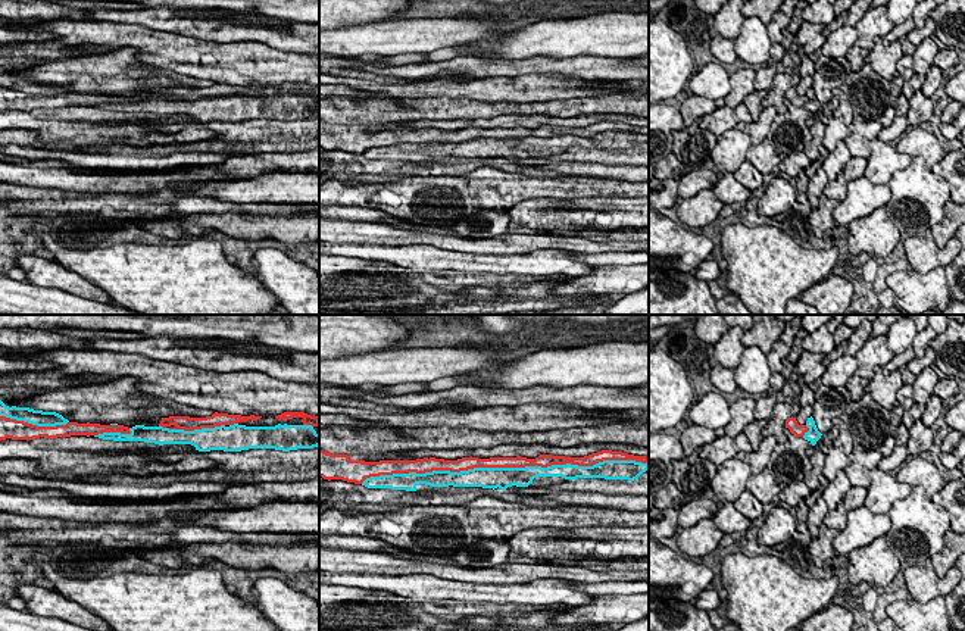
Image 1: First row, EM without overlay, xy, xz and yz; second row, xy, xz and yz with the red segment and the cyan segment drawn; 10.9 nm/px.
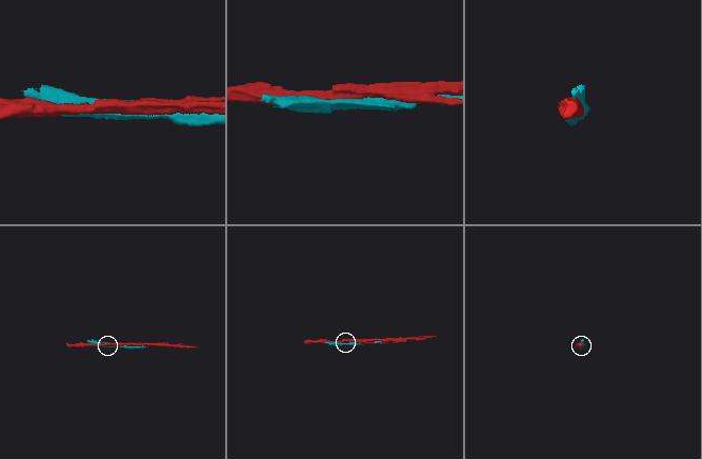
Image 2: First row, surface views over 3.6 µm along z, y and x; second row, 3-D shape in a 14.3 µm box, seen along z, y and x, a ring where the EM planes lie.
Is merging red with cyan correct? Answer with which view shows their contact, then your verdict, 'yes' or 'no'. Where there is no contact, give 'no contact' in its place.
meets red in xz; no

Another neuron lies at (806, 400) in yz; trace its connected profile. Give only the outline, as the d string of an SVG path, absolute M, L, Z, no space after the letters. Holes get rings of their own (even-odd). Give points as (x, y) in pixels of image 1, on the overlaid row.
M802 375L799 377L797 382L800 387L800 397L799 397L800 412L797 413L796 421L799 425L806 425L806 421L812 416L813 412L815 393L809 388Z

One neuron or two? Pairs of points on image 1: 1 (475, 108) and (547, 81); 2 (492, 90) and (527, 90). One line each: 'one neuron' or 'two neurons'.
1: two neurons
2: one neuron

